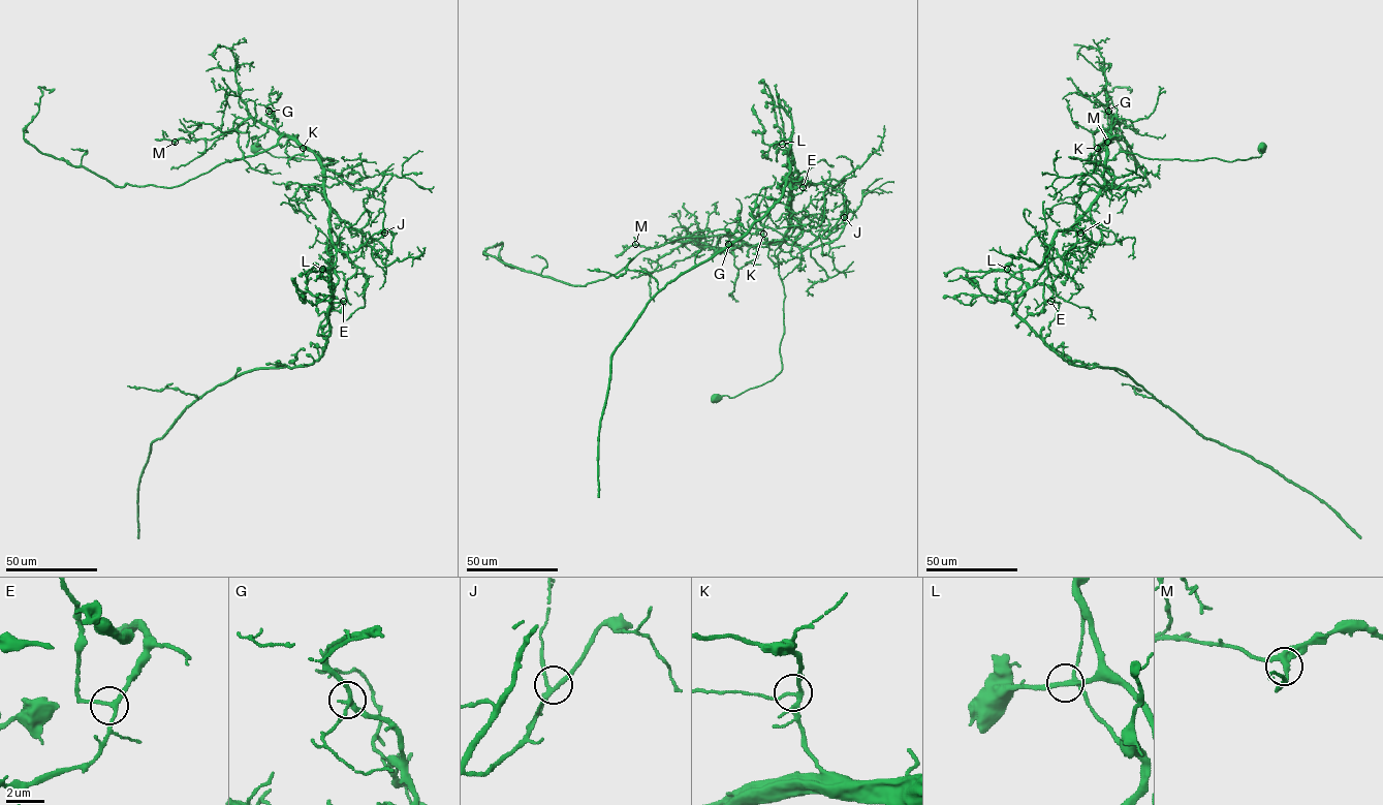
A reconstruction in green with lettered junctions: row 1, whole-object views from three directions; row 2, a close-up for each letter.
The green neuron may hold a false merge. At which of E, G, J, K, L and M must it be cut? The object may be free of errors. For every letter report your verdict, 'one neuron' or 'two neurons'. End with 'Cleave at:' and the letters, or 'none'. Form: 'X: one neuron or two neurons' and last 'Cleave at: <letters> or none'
E: one neuron
G: one neuron
J: one neuron
K: one neuron
L: two neurons
M: one neuron
Cleave at: L

